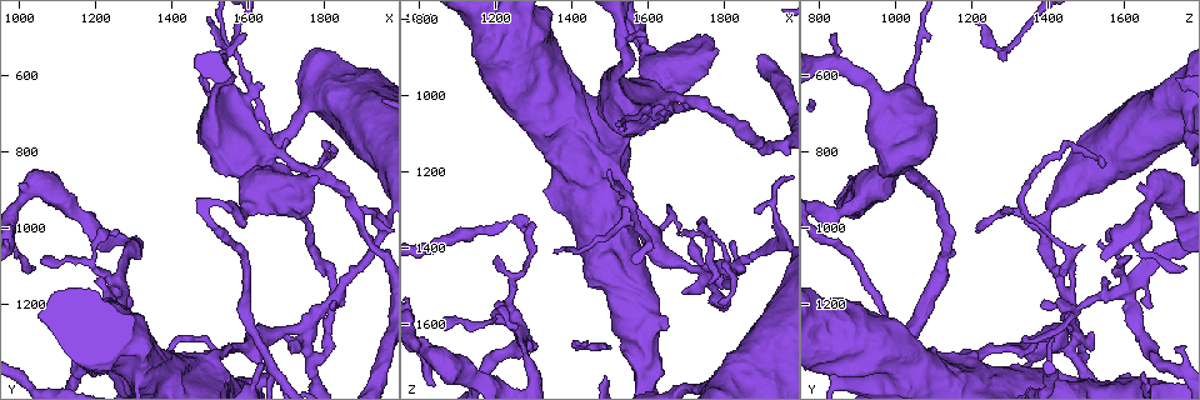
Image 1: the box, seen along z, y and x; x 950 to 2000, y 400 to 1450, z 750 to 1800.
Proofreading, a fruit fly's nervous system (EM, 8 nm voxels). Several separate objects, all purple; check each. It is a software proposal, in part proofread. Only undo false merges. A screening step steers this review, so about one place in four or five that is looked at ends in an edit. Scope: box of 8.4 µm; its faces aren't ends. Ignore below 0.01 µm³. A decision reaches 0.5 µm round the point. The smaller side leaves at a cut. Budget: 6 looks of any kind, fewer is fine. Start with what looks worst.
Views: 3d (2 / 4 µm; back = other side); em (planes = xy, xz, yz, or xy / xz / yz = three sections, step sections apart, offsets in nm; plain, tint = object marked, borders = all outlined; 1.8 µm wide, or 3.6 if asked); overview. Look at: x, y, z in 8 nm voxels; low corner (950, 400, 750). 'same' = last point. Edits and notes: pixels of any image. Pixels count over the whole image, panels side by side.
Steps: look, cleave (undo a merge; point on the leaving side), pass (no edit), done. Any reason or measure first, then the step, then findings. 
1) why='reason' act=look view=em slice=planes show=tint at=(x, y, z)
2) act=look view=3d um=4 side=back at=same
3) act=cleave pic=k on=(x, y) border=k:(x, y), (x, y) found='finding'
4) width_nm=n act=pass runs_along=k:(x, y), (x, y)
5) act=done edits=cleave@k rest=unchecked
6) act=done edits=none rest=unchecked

why='a fork' act=look view=em slice=xz step=4 show=tint at=(1745, 1285, 1480)

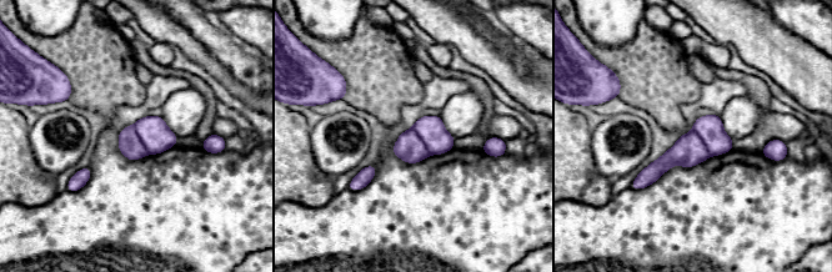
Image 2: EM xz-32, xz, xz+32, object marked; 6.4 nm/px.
act=look view=em slice=planes show=tint at=same

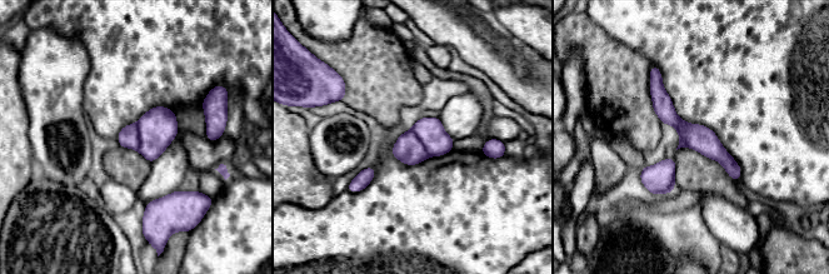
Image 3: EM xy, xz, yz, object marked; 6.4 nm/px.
width_nm=160 act=cleave pic=3 on=(128, 136) part_leaving=3:(654, 75), (663, 108), (737, 177) found='two cells meet here'

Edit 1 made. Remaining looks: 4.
why='sudden change in width' act=look view=3d um=4 at=(1605, 625, 1045)

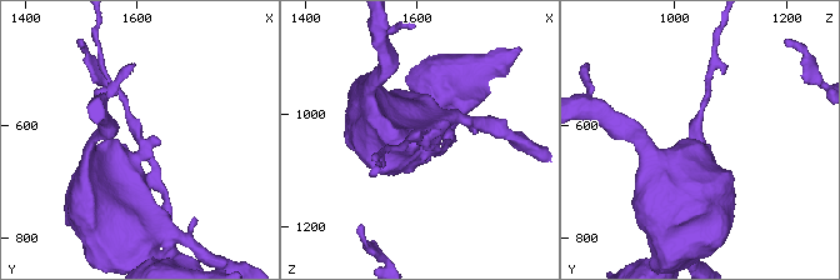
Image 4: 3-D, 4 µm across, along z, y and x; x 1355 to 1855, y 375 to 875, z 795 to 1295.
act=look view=em slice=planes show=borders at=(1605, 630, 1050)

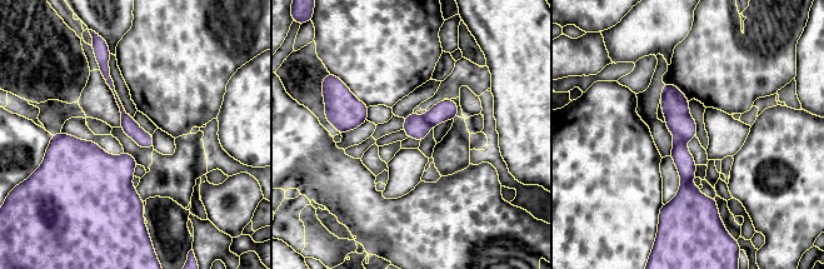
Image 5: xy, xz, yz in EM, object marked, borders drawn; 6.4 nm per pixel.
act=cleave pic=5 on=(415, 126) border=5:(422, 116), (430, 126) found='two cells meet here'

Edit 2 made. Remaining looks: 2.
act=done edits=cleave@3,cleave@5 rest=unchecked

